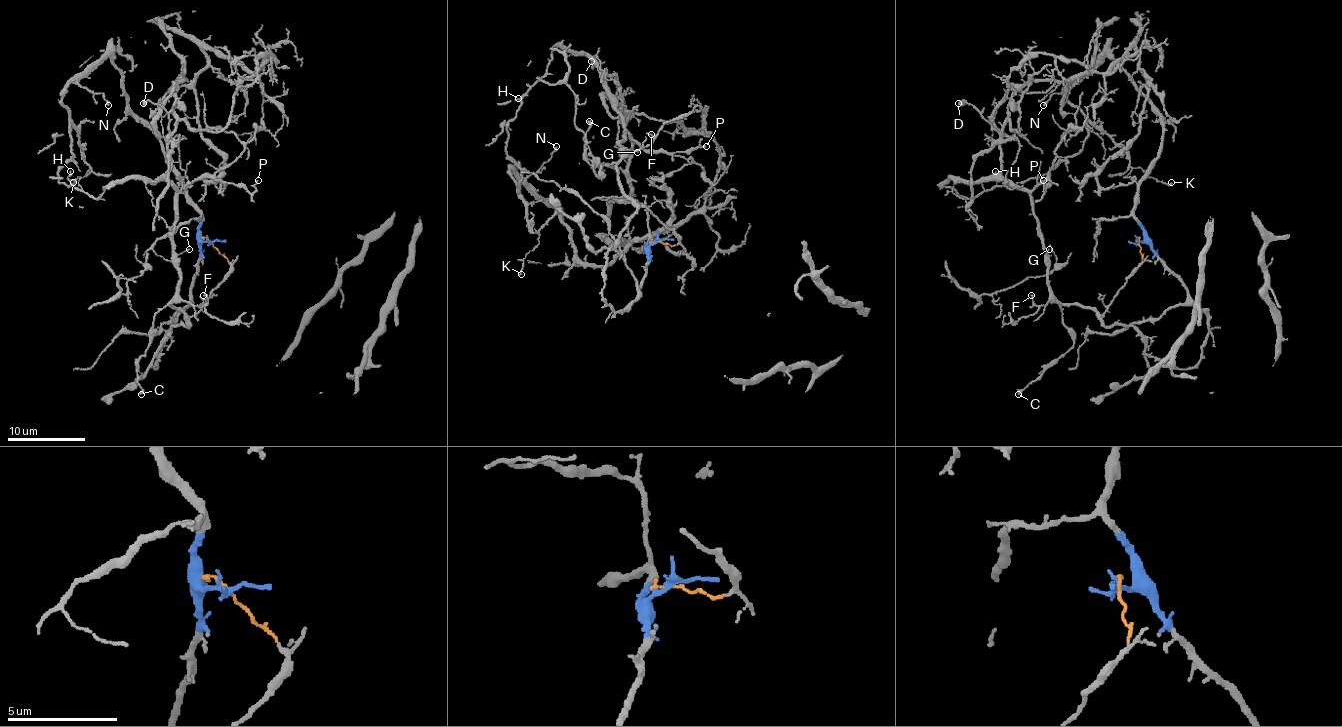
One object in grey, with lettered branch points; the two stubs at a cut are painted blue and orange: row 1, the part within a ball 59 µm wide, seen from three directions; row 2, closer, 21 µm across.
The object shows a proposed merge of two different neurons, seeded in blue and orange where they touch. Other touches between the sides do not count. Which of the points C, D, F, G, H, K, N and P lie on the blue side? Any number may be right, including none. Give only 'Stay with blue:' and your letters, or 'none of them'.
Stay with blue: K, N

